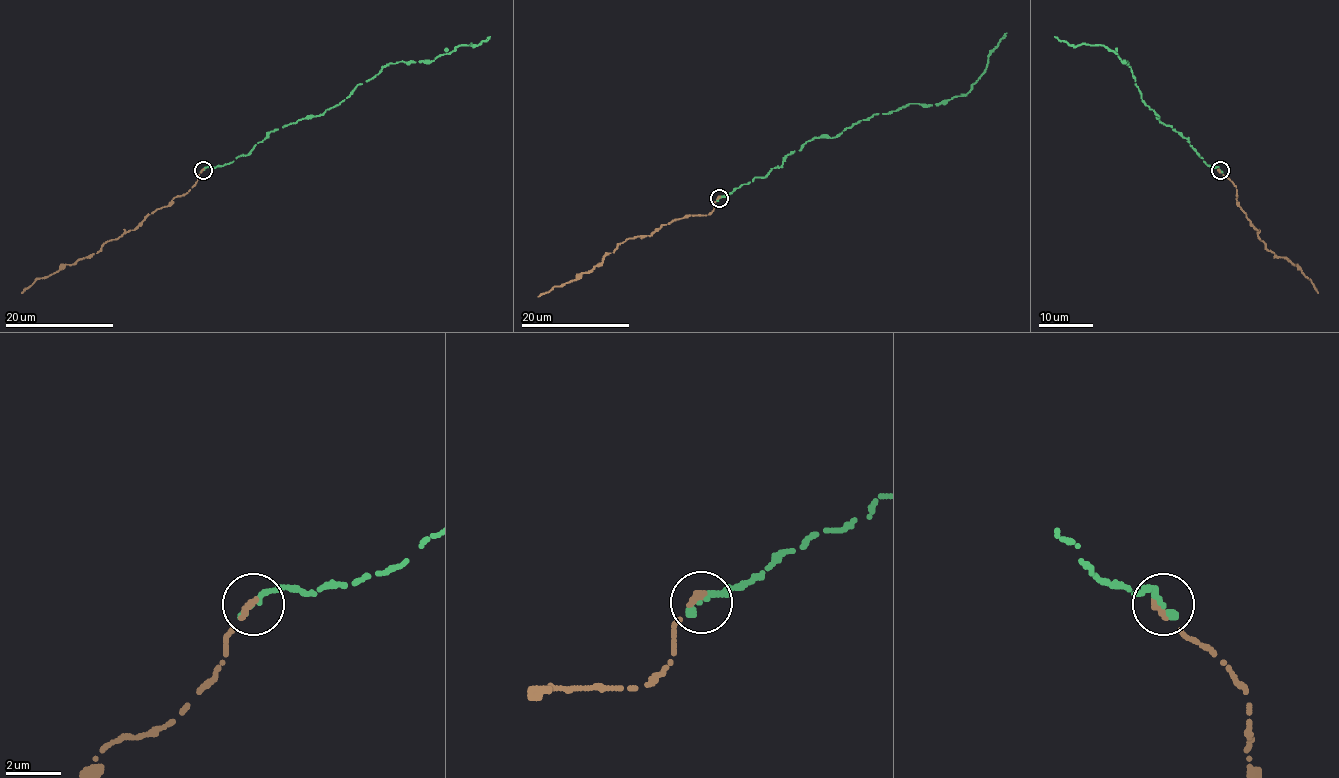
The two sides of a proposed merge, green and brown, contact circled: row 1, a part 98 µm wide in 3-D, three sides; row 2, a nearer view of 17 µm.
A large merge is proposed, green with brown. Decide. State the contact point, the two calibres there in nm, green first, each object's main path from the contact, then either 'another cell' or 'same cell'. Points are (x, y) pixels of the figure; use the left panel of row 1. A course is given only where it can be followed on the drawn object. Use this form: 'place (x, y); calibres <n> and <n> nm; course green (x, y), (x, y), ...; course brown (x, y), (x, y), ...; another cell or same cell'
place (203, 170); calibres 320 and 300 nm; course green (202, 169), (246, 156), (270, 131), (321, 115), (384, 66), (432, 61), (460, 45), (476, 46), (489, 37); course brown (202, 169), (190, 190), (152, 211), (133, 230), (106, 241), (97, 253), (37, 278), (21, 292); same cell

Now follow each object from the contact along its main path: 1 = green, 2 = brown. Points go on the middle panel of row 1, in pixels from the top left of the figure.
1: (719, 198), (780, 167), (808, 140), (838, 136), (875, 114), (917, 104), (945, 104), (967, 94), (1006, 33)
2: (719, 197), (707, 215), (686, 215), (657, 228), (650, 235), (619, 243), (613, 252), (586, 273), (537, 296)

